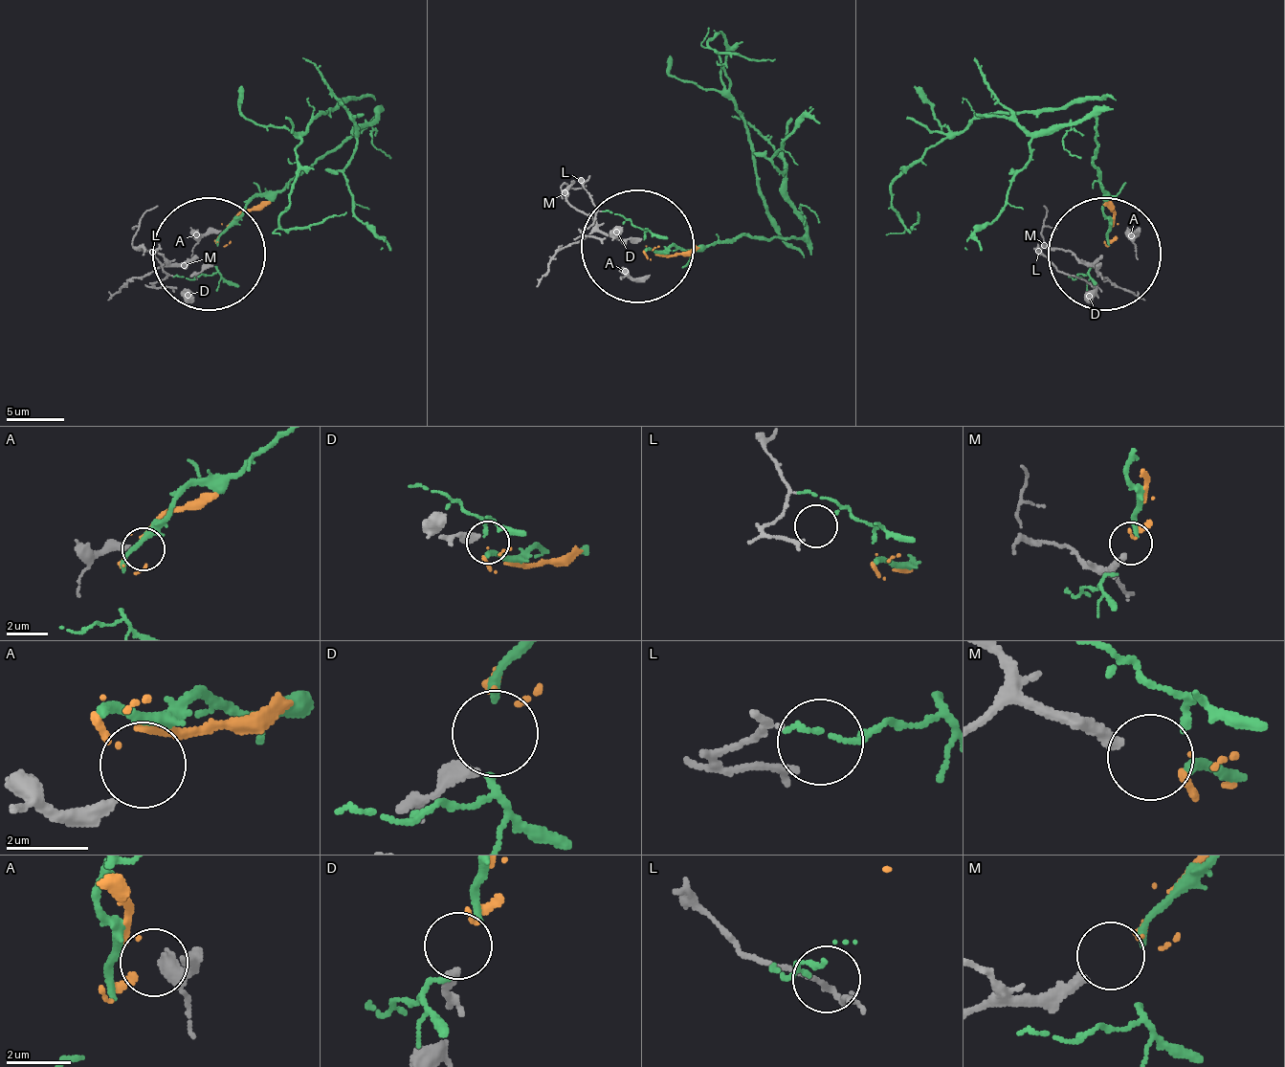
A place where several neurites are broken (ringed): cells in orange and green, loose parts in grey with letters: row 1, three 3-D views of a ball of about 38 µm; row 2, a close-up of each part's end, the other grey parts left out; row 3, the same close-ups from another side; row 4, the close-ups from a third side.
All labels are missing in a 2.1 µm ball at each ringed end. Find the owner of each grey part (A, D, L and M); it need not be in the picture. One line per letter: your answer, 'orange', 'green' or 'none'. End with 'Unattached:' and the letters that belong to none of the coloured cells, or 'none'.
A: none
D: none
L: none
M: orange
Unattached: A, D, L

